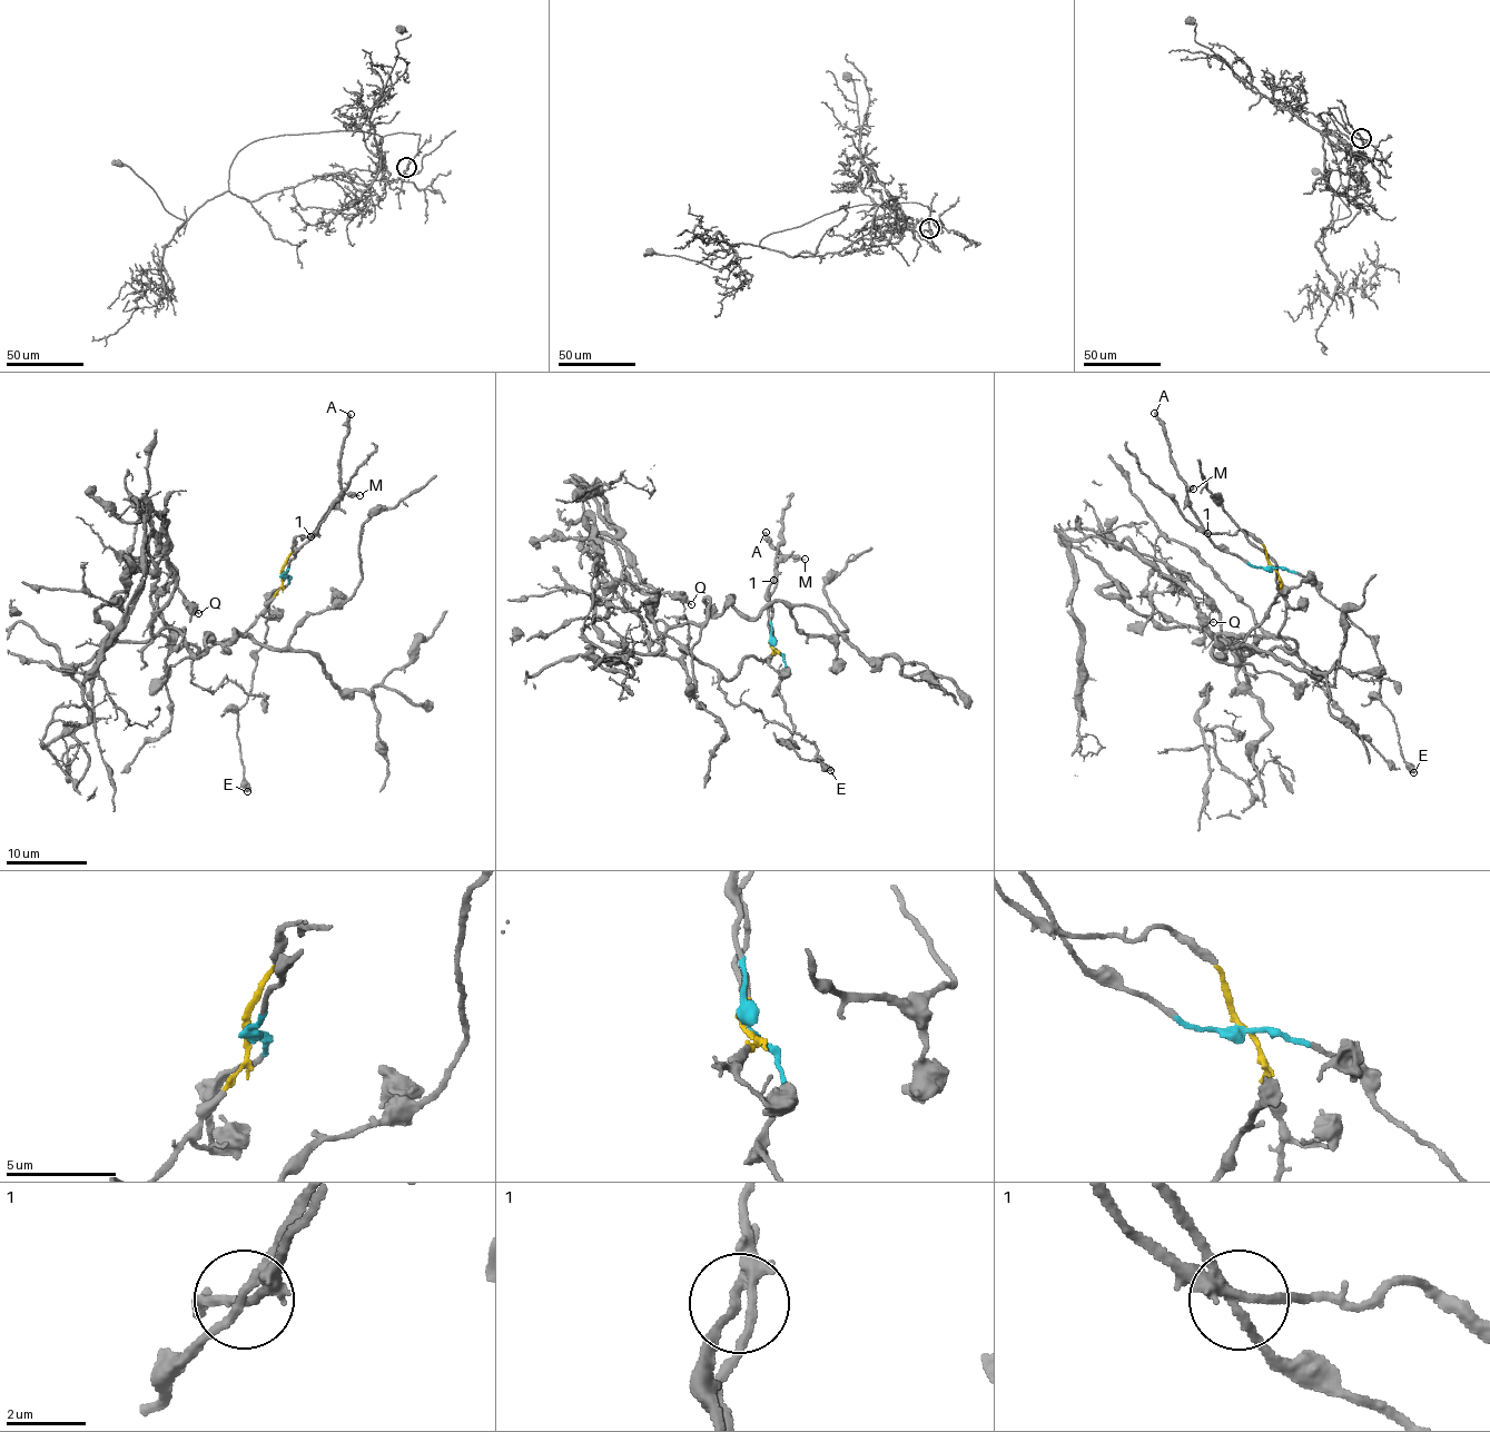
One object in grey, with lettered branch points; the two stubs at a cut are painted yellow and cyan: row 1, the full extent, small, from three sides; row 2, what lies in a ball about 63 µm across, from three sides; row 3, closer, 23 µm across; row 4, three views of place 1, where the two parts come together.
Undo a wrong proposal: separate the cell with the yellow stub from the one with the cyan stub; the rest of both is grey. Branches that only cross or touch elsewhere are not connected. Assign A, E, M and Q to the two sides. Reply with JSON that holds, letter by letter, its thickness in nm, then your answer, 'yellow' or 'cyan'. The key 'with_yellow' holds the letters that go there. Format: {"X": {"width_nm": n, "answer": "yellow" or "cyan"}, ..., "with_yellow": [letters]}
{"A": {"width_nm": 320, "answer": "cyan"}, "E": {"width_nm": 550, "answer": "cyan"}, "M": {"width_nm": 280, "answer": "cyan"}, "Q": {"width_nm": 220, "answer": "yellow"}, "with_yellow": ["Q"]}

